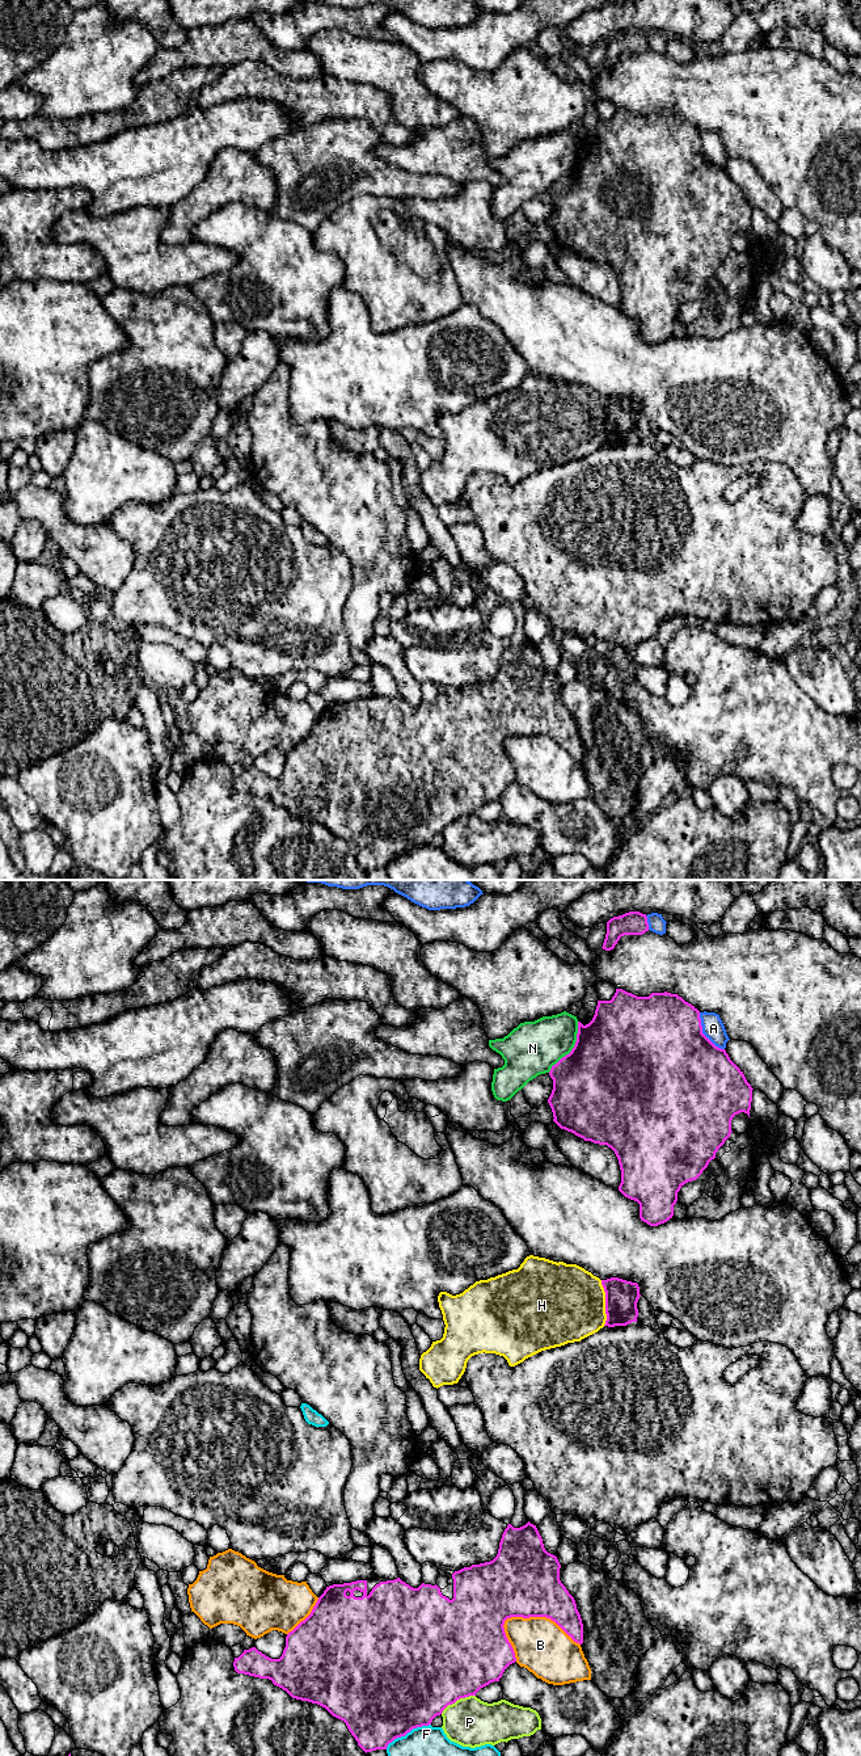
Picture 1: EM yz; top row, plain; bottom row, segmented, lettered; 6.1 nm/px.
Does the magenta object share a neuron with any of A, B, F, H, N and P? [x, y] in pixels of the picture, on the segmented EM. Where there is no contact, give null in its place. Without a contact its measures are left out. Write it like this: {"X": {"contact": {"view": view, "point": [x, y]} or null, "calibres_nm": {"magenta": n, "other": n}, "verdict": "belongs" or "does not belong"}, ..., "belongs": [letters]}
{"A": {"contact": {"view": "yz", "point": [703, 1034]}, "calibres_nm": {"magenta": 500, "other": 140}, "verdict": "does not belong"}, "B": {"contact": {"view": "yz", "point": [540, 1616]}, "calibres_nm": {"magenta": 440, "other": 320}, "verdict": "does not belong"}, "F": {"contact": {"view": "yz", "point": [406, 1733]}, "calibres_nm": {"magenta": 500, "other": 190}, "verdict": "does not belong"}, "H": {"contact": {"view": "yz", "point": [606, 1302]}, "calibres_nm": {"magenta": 200, "other": 480}, "verdict": "does not belong"}, "N": {"contact": {"view": "yz", "point": [573, 1048]}, "calibres_nm": {"magenta": 500, "other": 320}, "verdict": "does not belong"}, "P": {"contact": {"view": "yz", "point": [458, 1698]}, "calibres_nm": {"magenta": 500, "other": 300}, "verdict": "does not belong"}, "belongs": []}

